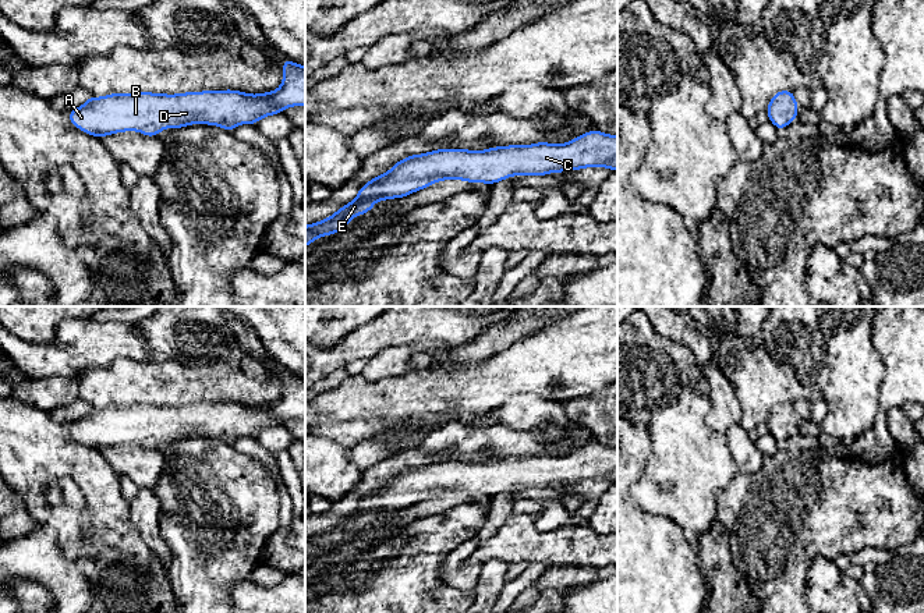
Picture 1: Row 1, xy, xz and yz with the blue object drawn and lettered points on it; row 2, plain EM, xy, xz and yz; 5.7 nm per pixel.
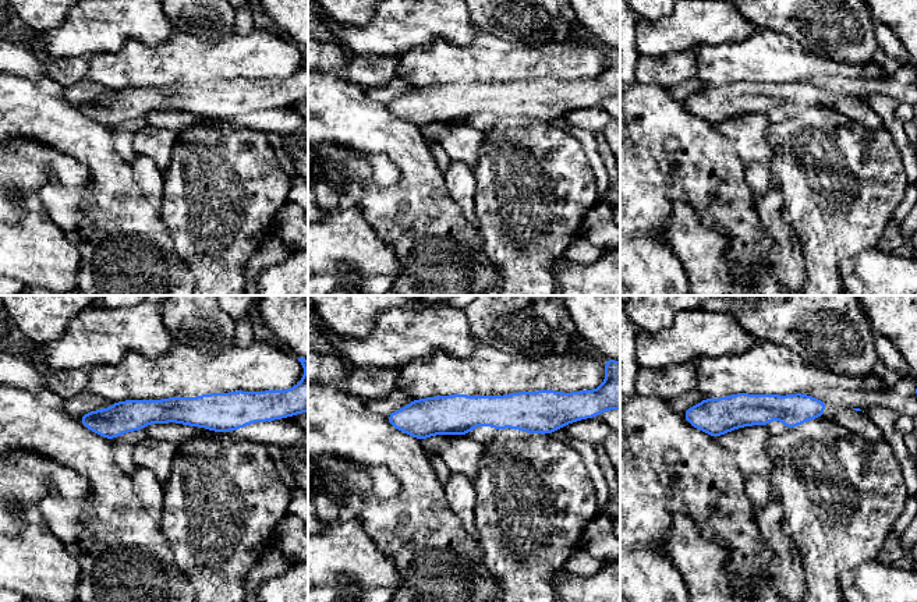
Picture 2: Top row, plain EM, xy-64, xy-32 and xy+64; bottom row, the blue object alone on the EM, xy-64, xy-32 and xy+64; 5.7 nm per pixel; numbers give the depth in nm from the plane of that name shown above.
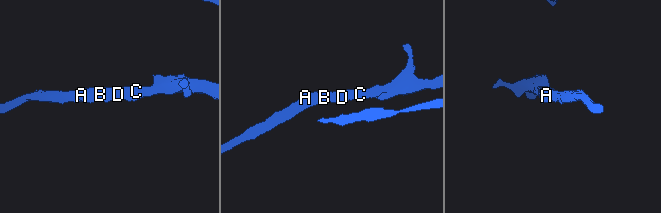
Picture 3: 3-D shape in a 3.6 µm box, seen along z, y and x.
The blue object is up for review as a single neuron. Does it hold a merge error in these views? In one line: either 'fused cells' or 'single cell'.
single cell

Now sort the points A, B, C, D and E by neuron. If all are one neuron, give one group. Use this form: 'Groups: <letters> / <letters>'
Groups: A B C D E

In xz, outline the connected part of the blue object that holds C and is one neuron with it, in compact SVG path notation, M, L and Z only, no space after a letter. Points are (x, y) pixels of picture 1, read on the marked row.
M598 130L567 143L496 146L485 150L438 149L399 160L389 171L364 184L357 198L328 219L305 226L305 247L322 235L340 233L354 216L369 212L376 201L407 196L442 180L495 184L511 176L545 176L609 167L617 170L617 135Z

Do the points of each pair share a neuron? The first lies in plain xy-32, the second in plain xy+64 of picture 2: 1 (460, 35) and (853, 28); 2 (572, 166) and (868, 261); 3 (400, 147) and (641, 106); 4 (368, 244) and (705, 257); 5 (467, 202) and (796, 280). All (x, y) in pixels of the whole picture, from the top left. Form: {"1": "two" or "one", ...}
{"1": "two", "2": "two", "3": "one", "4": "one", "5": "one"}

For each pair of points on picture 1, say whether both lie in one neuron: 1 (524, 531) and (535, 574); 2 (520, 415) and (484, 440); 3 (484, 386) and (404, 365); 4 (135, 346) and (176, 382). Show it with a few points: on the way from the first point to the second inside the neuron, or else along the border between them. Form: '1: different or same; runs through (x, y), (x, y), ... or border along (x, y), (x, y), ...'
1: different; border along (526, 564), (545, 564), (548, 567)
2: different; border along (496, 422), (514, 429), (538, 432)
3: different; border along (434, 362), (428, 368), (389, 378)
4: different; border along (156, 357), (149, 361), (117, 360)

